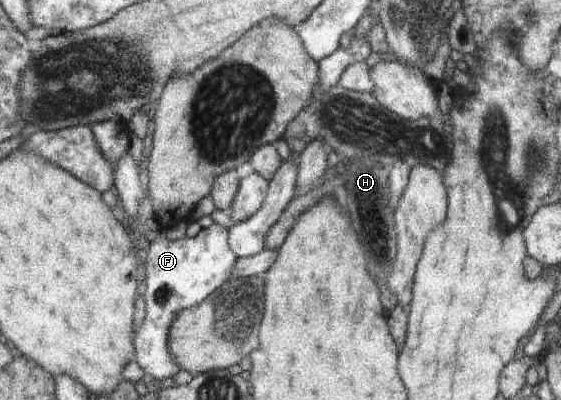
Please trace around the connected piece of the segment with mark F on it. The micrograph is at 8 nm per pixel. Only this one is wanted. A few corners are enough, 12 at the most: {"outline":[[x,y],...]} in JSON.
{"outline":[[227,228],[146,245],[136,362],[158,381],[179,371],[168,329],[236,265]]}

